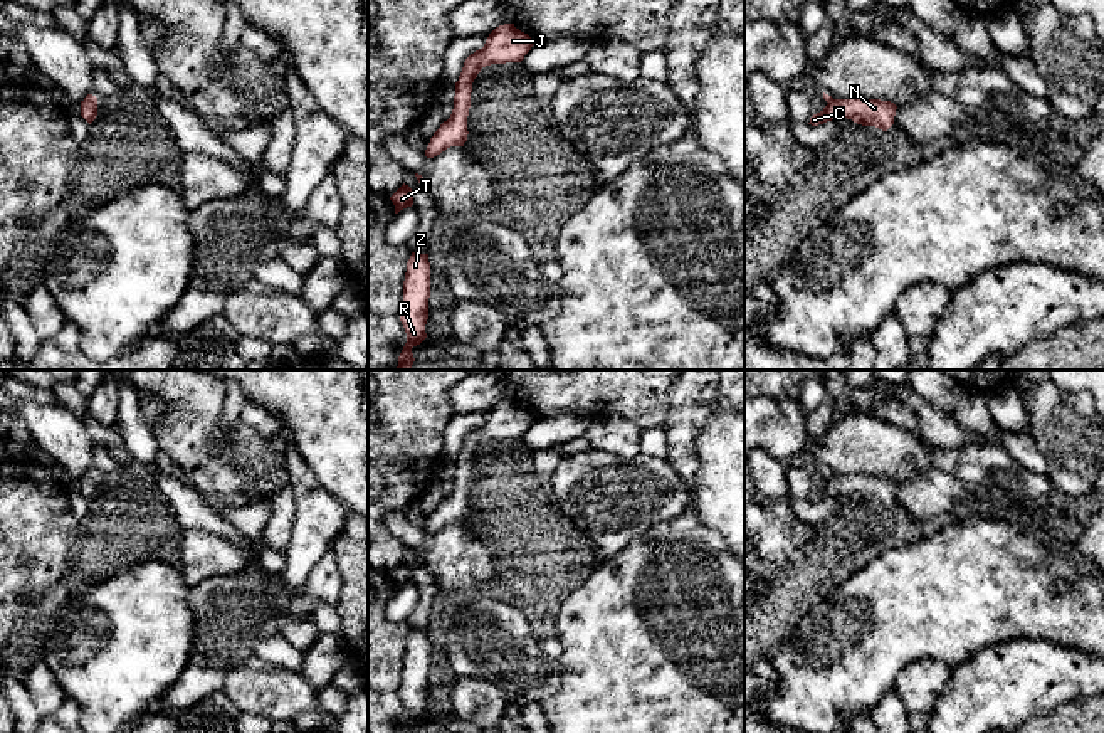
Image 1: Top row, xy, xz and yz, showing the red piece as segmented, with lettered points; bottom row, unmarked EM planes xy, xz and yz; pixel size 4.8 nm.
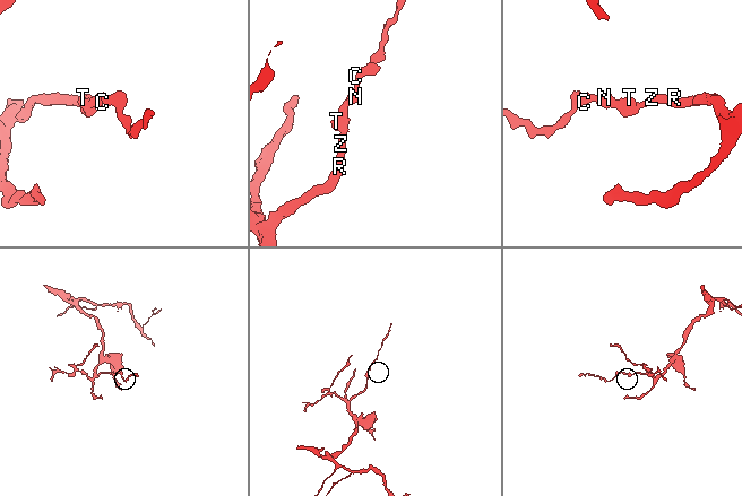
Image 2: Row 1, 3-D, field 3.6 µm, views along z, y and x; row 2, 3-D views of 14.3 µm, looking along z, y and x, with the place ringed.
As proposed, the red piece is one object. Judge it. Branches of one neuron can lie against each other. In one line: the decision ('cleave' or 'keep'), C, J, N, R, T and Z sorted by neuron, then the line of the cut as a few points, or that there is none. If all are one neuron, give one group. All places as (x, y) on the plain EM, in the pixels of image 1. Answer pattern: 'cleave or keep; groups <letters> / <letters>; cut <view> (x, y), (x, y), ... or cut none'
keep; groups C J N R T Z; cut none

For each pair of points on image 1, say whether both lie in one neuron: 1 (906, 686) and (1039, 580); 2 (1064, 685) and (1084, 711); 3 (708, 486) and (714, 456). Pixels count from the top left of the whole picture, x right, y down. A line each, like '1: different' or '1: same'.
1: different
2: different
3: same

